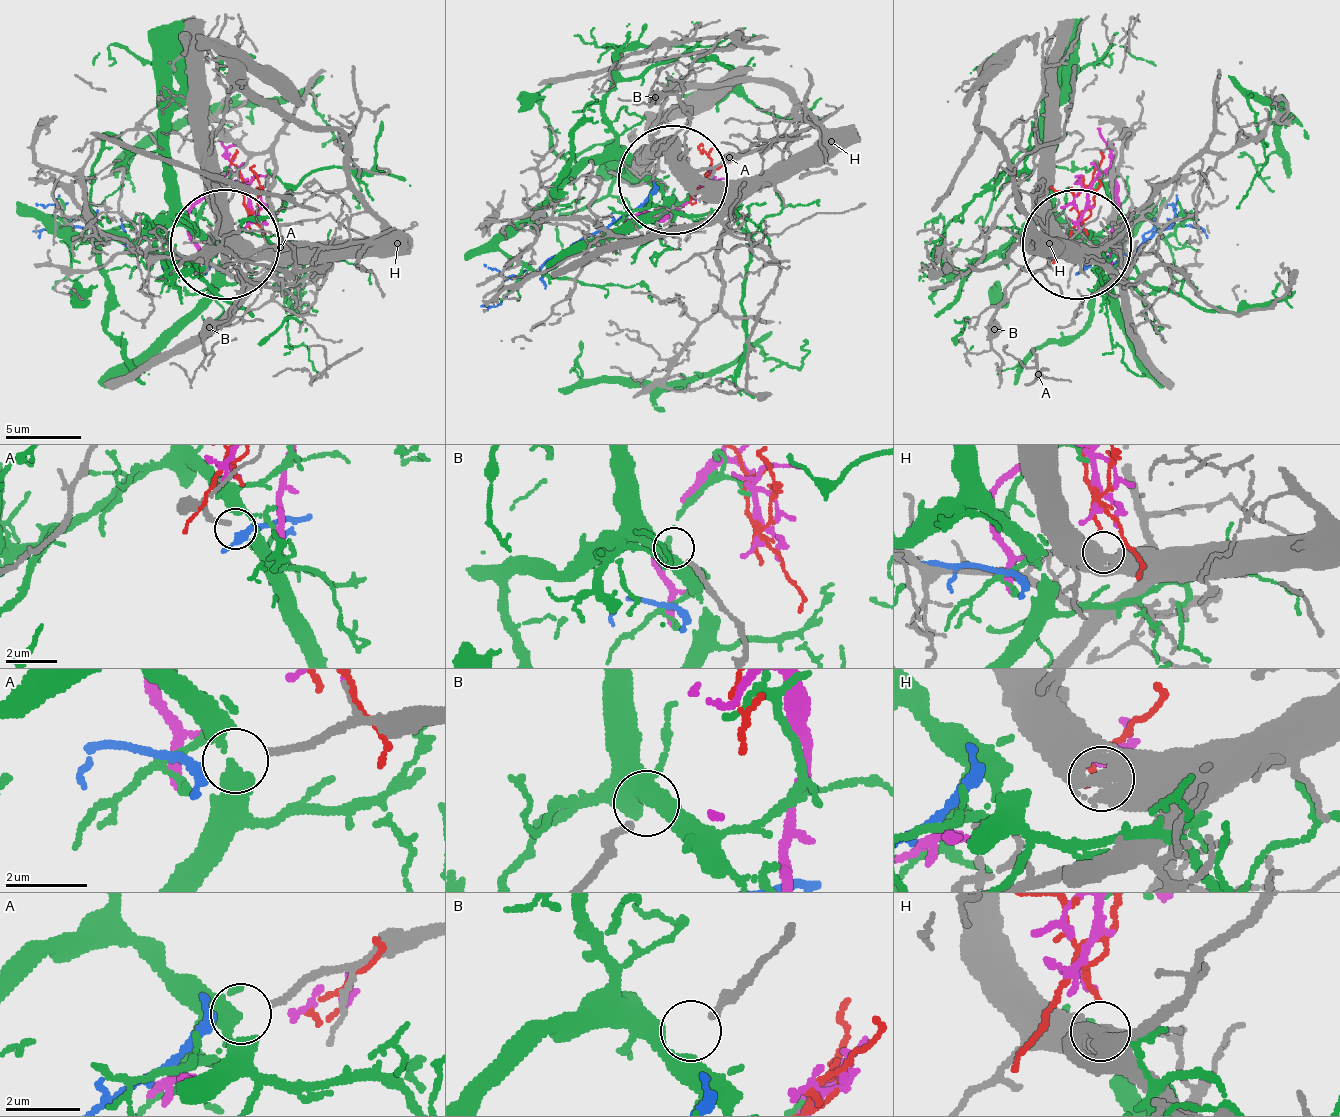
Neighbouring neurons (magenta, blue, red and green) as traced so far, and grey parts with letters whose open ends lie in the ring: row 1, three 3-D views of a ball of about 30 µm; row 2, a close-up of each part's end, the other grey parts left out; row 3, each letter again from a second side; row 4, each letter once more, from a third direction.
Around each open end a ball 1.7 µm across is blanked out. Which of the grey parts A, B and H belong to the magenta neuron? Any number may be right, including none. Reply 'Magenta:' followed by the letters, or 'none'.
Magenta: none

